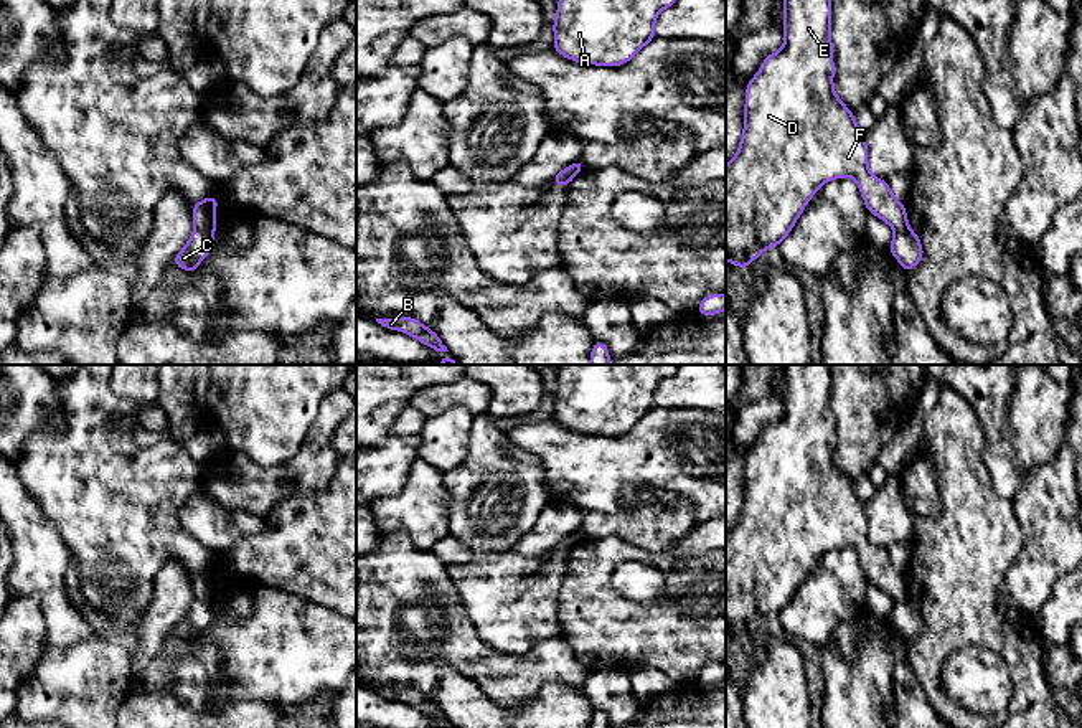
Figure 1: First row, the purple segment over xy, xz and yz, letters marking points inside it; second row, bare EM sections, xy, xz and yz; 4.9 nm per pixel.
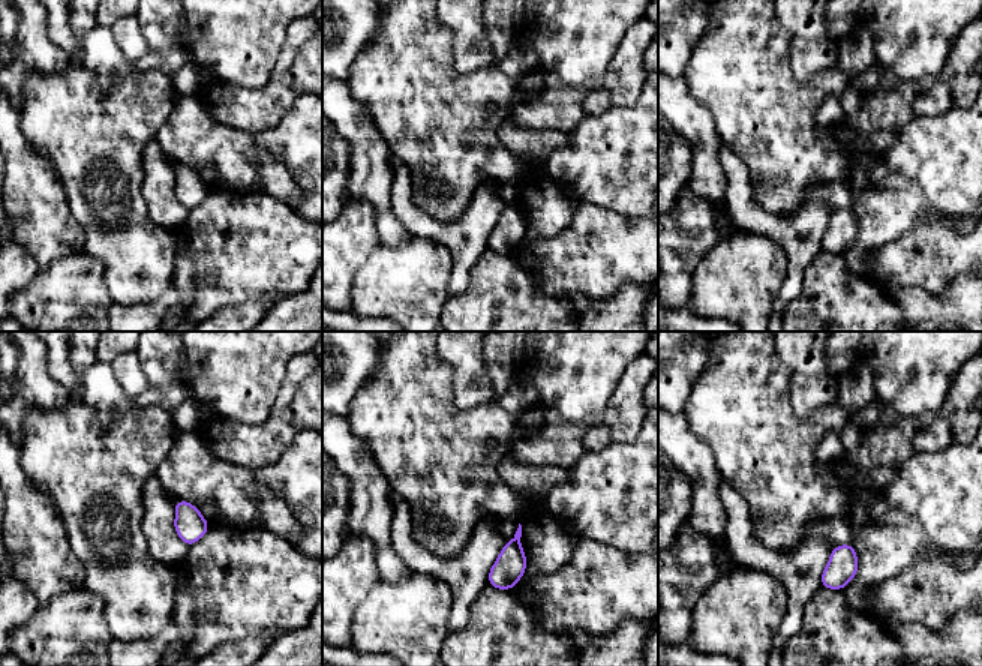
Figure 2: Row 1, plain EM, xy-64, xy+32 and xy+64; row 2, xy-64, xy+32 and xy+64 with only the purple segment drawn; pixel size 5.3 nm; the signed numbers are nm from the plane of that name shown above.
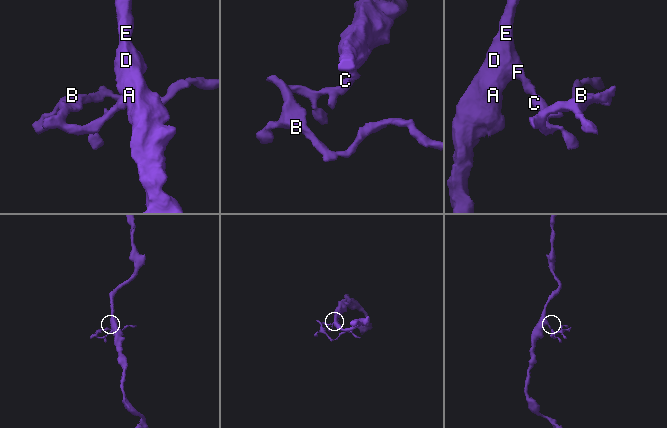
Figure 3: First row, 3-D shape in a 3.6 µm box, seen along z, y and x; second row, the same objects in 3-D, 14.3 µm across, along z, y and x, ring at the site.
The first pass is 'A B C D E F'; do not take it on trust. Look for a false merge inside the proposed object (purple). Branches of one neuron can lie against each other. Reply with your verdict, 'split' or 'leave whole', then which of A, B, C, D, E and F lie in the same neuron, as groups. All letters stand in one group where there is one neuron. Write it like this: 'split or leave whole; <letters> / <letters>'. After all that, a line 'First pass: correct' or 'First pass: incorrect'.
split; A D E F / B C
First pass: incorrect

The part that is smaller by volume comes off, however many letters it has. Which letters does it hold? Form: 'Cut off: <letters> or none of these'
Cut off: B, C

